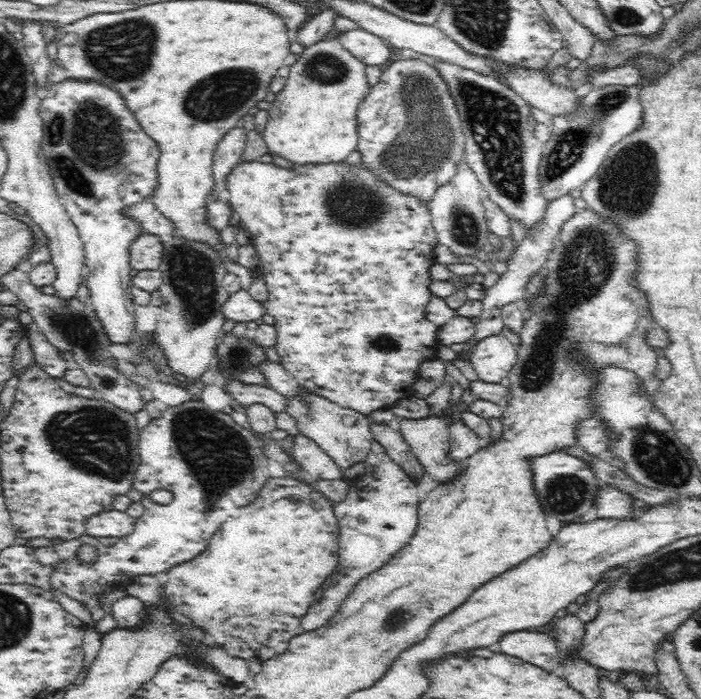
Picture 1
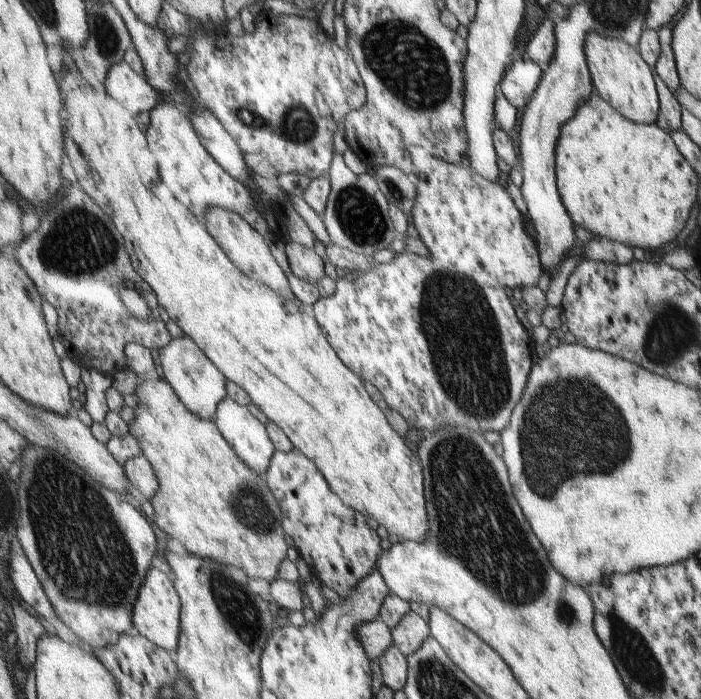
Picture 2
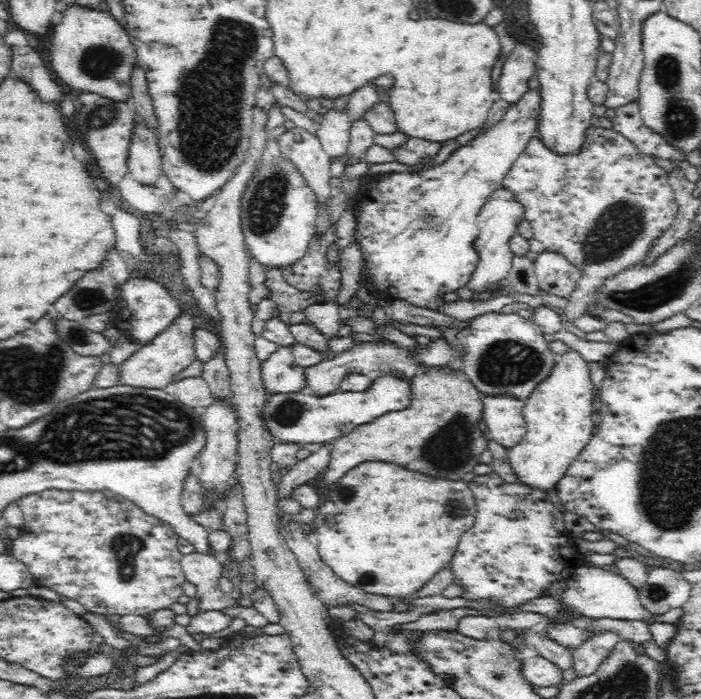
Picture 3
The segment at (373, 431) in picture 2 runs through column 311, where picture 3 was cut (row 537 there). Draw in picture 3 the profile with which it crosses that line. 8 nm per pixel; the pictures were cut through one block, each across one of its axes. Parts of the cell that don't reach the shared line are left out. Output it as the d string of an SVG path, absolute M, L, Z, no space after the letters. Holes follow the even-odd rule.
M364 462L329 487L315 510L311 539L322 562L342 581L370 594L408 599L430 582L434 574L451 567L459 537L474 519L475 500L468 482L422 476L420 472L398 468L397 464Z

